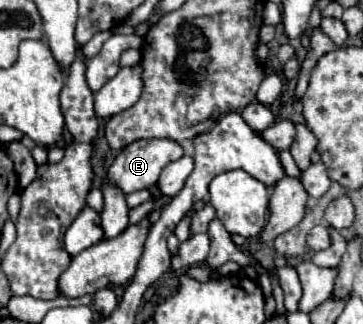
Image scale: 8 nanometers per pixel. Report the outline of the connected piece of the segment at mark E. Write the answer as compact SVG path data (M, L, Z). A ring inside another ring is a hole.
M161 138L161 140L135 140L133 144L125 146L117 158L113 160L113 164L107 170L107 178L111 180L111 184L117 184L125 194L135 192L135 190L143 190L143 188L151 188L155 186L163 166L167 162L179 160L183 156L183 148L179 142L169 140L169 138Z

